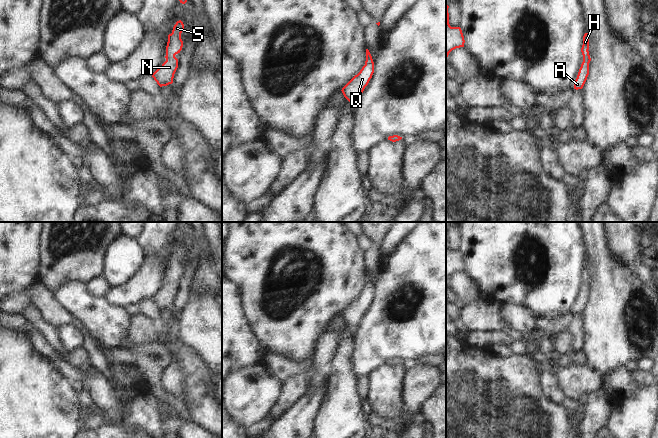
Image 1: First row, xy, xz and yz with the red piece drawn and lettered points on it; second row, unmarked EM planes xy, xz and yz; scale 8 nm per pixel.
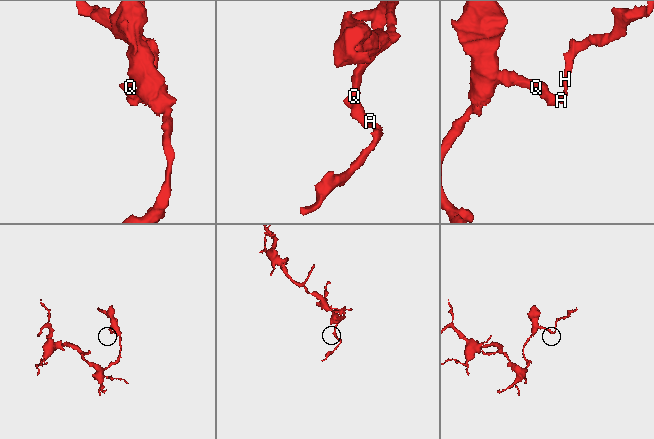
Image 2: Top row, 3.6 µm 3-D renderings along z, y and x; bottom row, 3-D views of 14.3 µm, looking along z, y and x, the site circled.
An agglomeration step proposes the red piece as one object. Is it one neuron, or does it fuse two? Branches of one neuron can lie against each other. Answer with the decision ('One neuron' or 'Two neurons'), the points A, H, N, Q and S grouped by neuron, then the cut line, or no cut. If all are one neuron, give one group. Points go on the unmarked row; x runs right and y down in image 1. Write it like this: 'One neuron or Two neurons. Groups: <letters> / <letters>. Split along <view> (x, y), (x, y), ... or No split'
One neuron. Groups: A H N Q S. No split.

